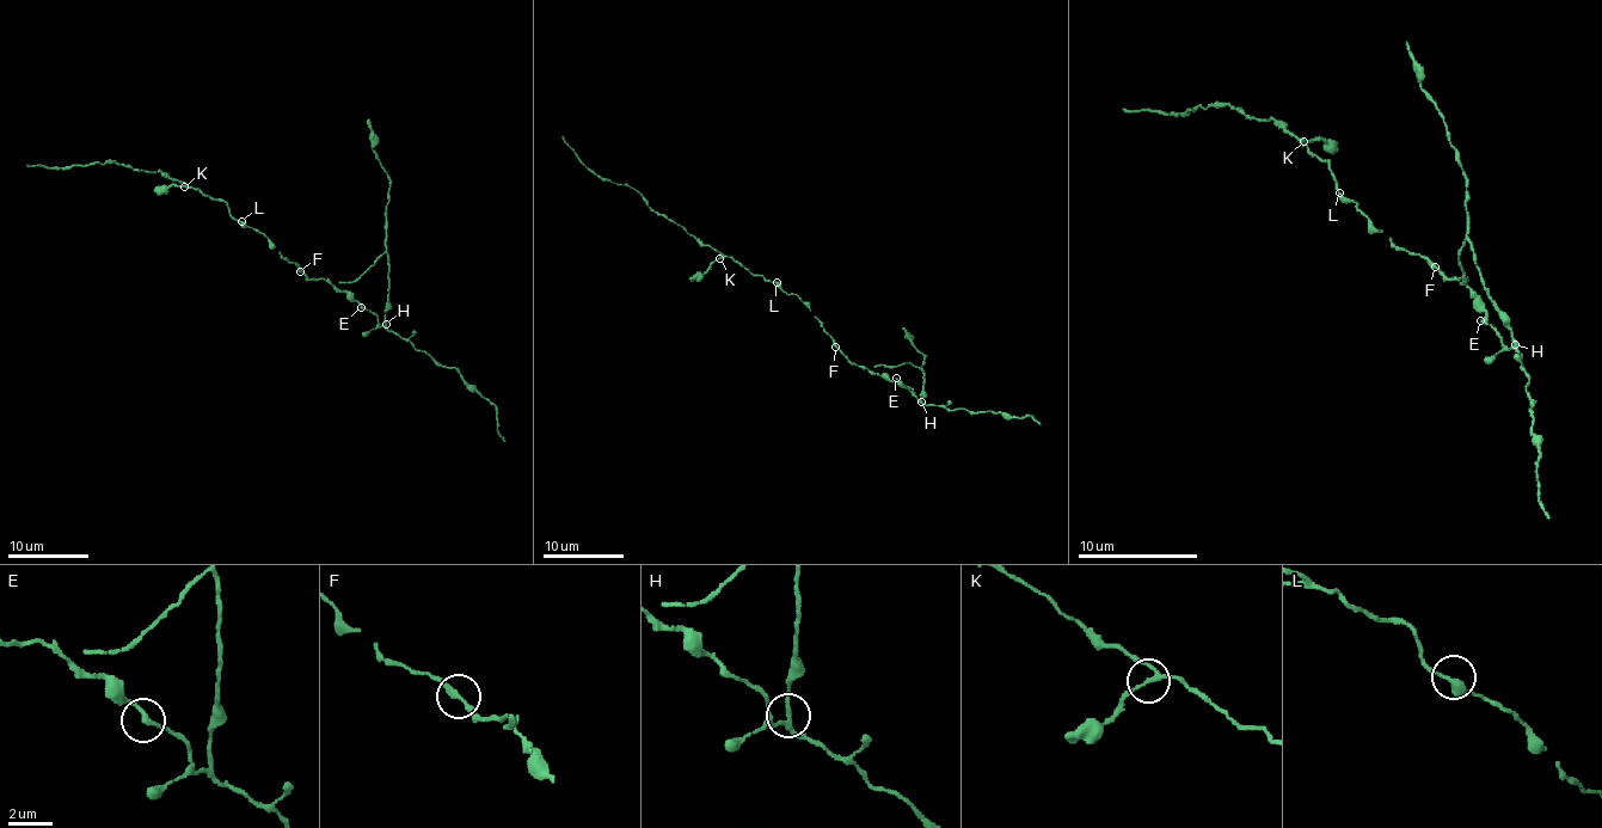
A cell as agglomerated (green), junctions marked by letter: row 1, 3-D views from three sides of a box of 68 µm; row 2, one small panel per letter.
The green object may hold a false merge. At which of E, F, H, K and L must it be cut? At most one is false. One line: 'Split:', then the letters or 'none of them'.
Split: H

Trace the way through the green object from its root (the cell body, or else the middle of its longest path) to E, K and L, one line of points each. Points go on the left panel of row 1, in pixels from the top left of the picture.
E: (289, 261), (310, 280), (329, 280), (361, 307)
K: (289, 261), (262, 233), (237, 221), (222, 201), (213, 201), (184, 186)
L: (289, 261), (262, 233), (241, 221)

